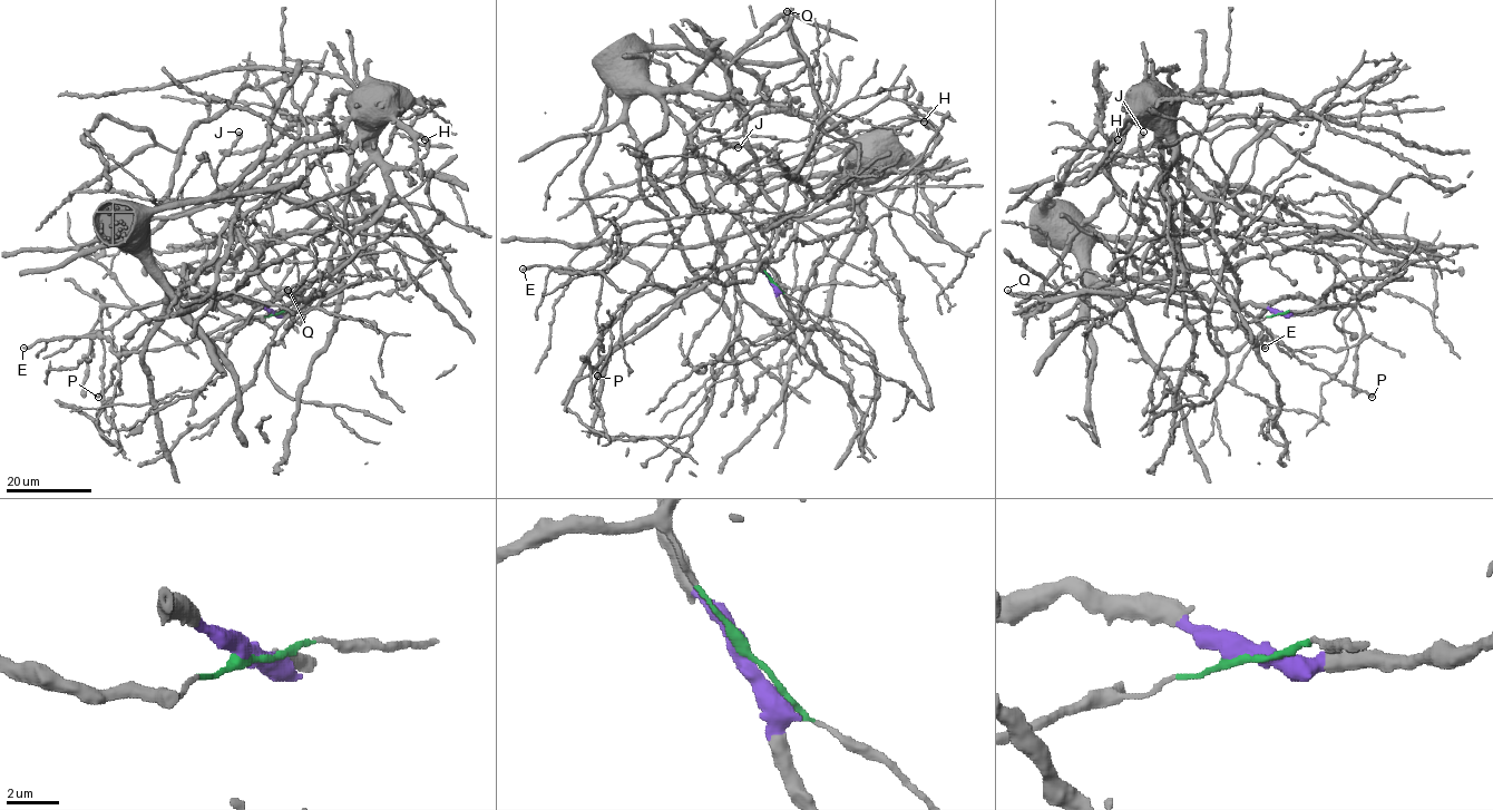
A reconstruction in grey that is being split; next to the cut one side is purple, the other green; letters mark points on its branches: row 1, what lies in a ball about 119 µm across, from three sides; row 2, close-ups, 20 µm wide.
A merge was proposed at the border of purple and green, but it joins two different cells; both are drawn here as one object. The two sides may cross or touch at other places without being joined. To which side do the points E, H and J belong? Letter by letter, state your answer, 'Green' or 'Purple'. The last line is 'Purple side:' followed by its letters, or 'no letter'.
E: Purple
H: Green
J: Purple
Purple side: E, J

